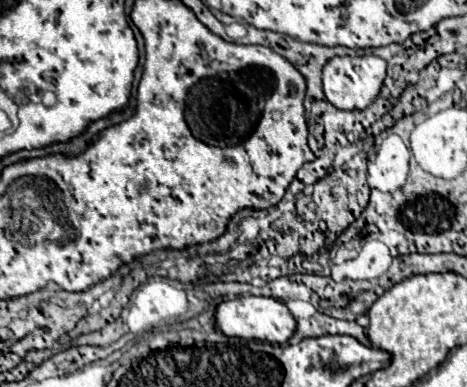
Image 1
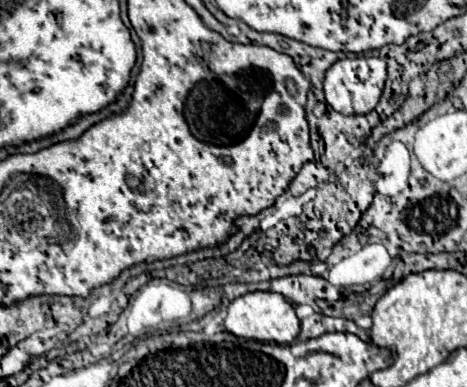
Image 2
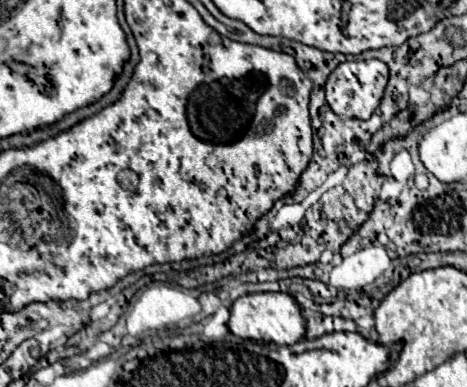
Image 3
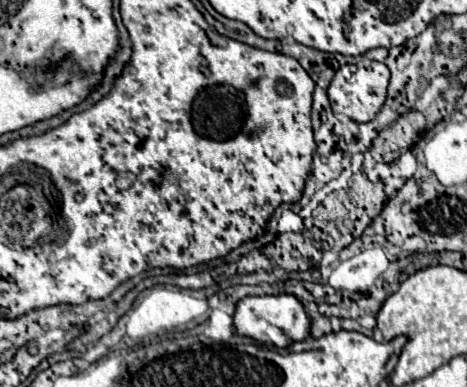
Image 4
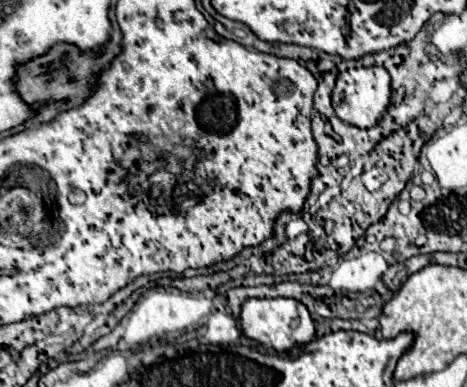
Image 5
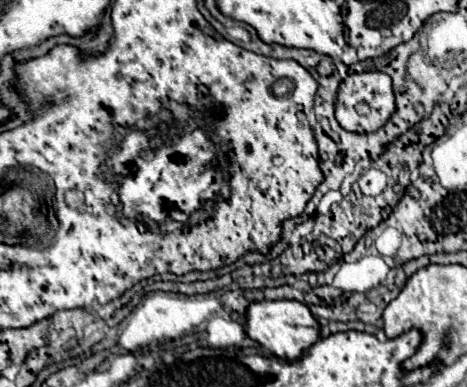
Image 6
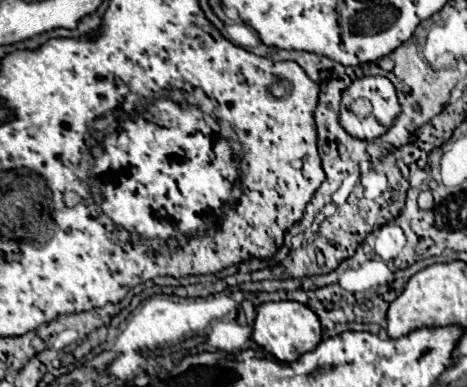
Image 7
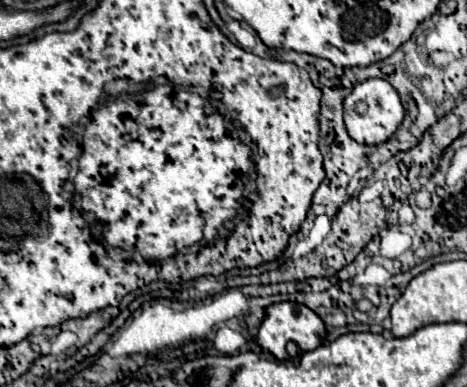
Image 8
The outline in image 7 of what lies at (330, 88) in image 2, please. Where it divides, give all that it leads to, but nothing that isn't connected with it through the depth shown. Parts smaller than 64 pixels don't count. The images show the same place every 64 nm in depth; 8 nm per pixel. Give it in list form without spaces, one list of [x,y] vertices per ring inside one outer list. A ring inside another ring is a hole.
[[[364,76],[364,78],[358,78],[352,82],[352,86],[348,90],[344,90],[342,94],[342,102],[340,102],[340,124],[342,128],[354,136],[354,138],[360,138],[360,140],[374,140],[378,136],[382,136],[384,132],[388,132],[388,128],[394,124],[396,116],[400,114],[400,104],[398,104],[398,96],[396,96],[396,90],[392,86],[392,82],[384,76]],[[356,98],[368,98],[372,102],[372,112],[366,116],[366,118],[358,118],[356,114],[352,114],[350,110],[350,104],[356,100]]]

